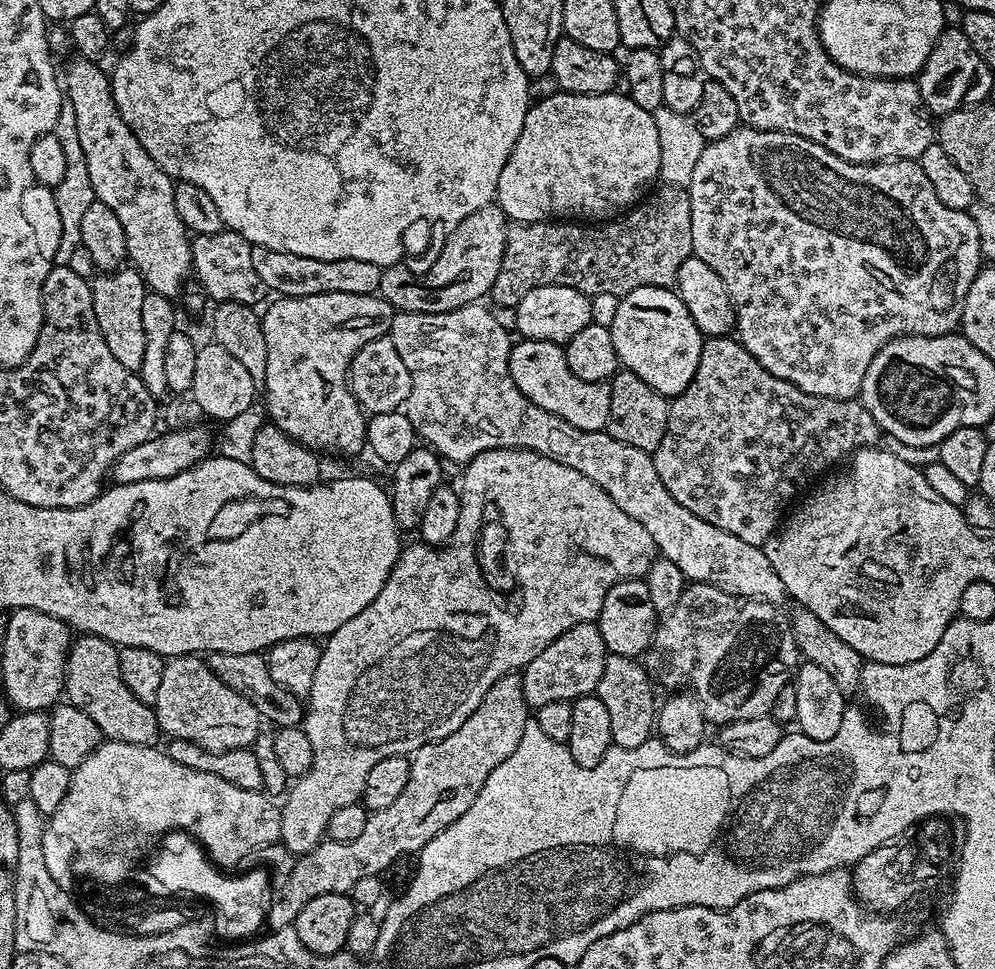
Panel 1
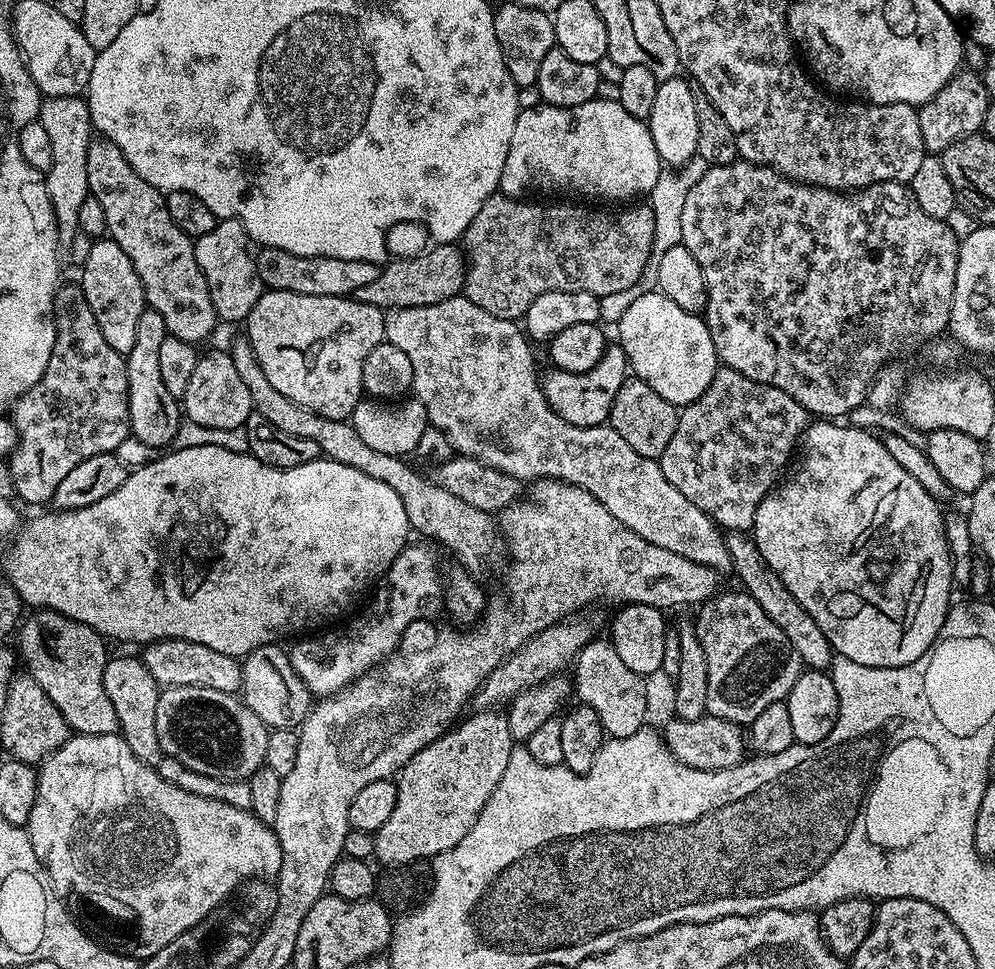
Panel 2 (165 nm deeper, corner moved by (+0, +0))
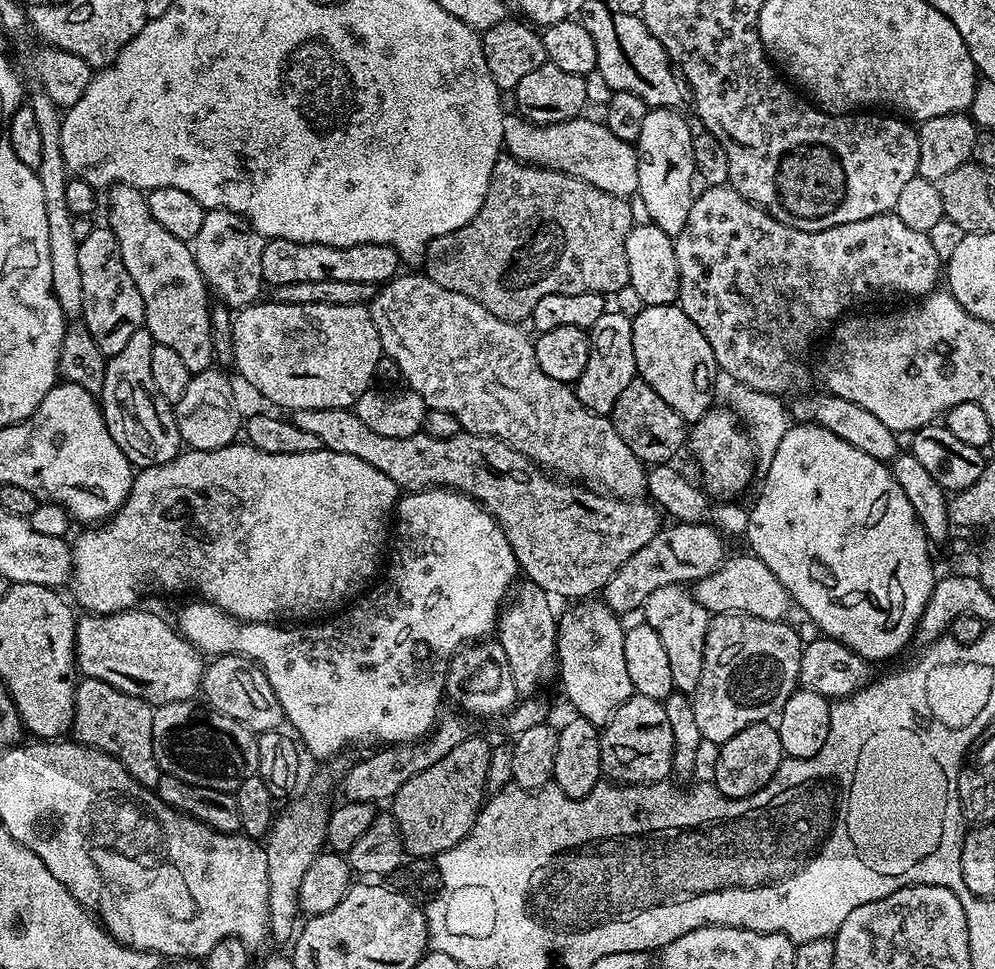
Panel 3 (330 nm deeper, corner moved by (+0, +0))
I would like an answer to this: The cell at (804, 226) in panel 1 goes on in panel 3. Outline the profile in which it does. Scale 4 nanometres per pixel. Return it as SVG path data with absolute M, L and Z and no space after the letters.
M709 186L707 190L693 199L690 206L690 218L686 218L686 226L674 237L676 245L676 257L678 258L678 274L680 275L680 298L678 307L687 314L690 322L694 322L694 326L698 326L698 330L702 330L702 334L706 338L706 342L710 342L710 350L714 350L714 358L716 359L716 367L721 373L724 372L729 376L730 381L736 384L744 384L747 387L752 387L754 390L764 391L766 394L779 396L781 398L787 397L787 392L791 394L804 394L809 391L808 383L811 382L812 376L808 373L808 368L804 365L804 351L812 344L812 335L815 334L819 328L825 330L831 329L849 310L856 304L856 296L860 300L864 300L867 296L916 296L915 298L923 298L937 287L936 279L941 279L942 276L942 261L938 258L938 253L934 251L934 246L930 246L930 238L927 232L919 232L918 230L910 230L910 226L906 226L906 222L902 222L902 218L898 218L892 212L883 212L881 216L874 218L864 218L862 222L846 222L842 226L834 226L830 230L818 230L817 232L807 232L806 230L794 230L794 226L786 226L782 222L775 220L766 210L762 210L758 205L751 204L746 198L742 198L742 194L738 194L731 186Z

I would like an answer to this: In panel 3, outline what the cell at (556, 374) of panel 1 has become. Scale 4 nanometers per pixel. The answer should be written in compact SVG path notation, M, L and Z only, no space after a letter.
M606 310L598 322L590 330L590 358L586 362L586 370L574 381L574 391L578 402L586 406L594 414L611 417L614 402L622 395L622 390L637 379L634 362L634 334L632 333L632 317L619 310Z

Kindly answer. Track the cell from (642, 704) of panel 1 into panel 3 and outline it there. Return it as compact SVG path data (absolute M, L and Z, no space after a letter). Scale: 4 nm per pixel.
M576 602L568 613L558 620L556 634L556 659L558 661L558 684L564 687L564 696L572 703L572 712L586 718L591 724L603 726L608 719L632 695L630 673L626 670L626 646L624 645L625 625L620 625L621 617L603 602Z

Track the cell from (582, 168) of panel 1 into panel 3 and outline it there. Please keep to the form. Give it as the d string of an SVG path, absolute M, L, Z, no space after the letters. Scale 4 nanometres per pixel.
M508 114L504 117L504 148L507 155L513 156L524 164L535 164L538 168L553 168L559 172L569 172L574 178L582 178L590 182L590 186L598 186L598 190L606 190L606 194L632 198L639 193L638 158L636 149L629 141L610 134L608 125L596 120L577 118L558 122L557 124L531 124L519 114Z

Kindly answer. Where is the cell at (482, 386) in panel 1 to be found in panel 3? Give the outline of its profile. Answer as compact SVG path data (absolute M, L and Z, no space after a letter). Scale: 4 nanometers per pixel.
M397 274L393 280L389 280L387 284L377 291L376 297L372 299L370 311L374 326L378 330L381 353L387 359L396 363L403 383L408 383L405 385L411 391L419 394L429 408L446 410L446 414L454 414L454 418L458 418L463 431L473 432L479 436L497 436L500 440L505 440L506 443L517 448L526 458L530 458L534 463L539 464L541 468L555 474L557 477L567 478L572 482L591 482L593 485L605 484L608 487L605 489L611 495L618 496L622 500L634 500L645 495L648 486L648 474L645 464L636 457L634 450L630 450L630 446L626 446L626 442L622 442L618 430L614 430L609 417L594 414L586 406L582 406L582 402L578 402L575 391L569 385L550 378L550 374L545 374L542 371L542 366L538 366L535 343L530 339L530 336L528 340L527 334L520 329L523 327L519 323L503 320L494 314L490 314L490 310L486 310L486 306L466 298L466 294L458 294L454 290L446 290L442 286L438 286L438 282L434 282L426 275L404 275Z

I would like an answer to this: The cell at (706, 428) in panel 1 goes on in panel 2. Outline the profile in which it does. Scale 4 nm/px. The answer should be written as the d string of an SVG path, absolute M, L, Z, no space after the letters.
M720 366L704 393L679 409L674 438L670 438L666 450L662 450L658 463L662 474L666 474L666 482L690 498L690 502L694 502L694 506L698 506L698 510L702 510L721 529L748 532L758 506L789 467L809 423L810 414L801 404L794 402L786 390L754 382L746 378L746 374L738 374L738 370Z

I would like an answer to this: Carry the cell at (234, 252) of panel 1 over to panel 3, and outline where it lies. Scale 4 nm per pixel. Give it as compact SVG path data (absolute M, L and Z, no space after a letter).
M209 208L205 211L202 230L194 241L194 255L198 270L202 270L211 295L221 305L233 310L248 307L261 299L260 291L266 288L262 278L262 250L266 237L252 228L252 223L236 212L225 208Z

